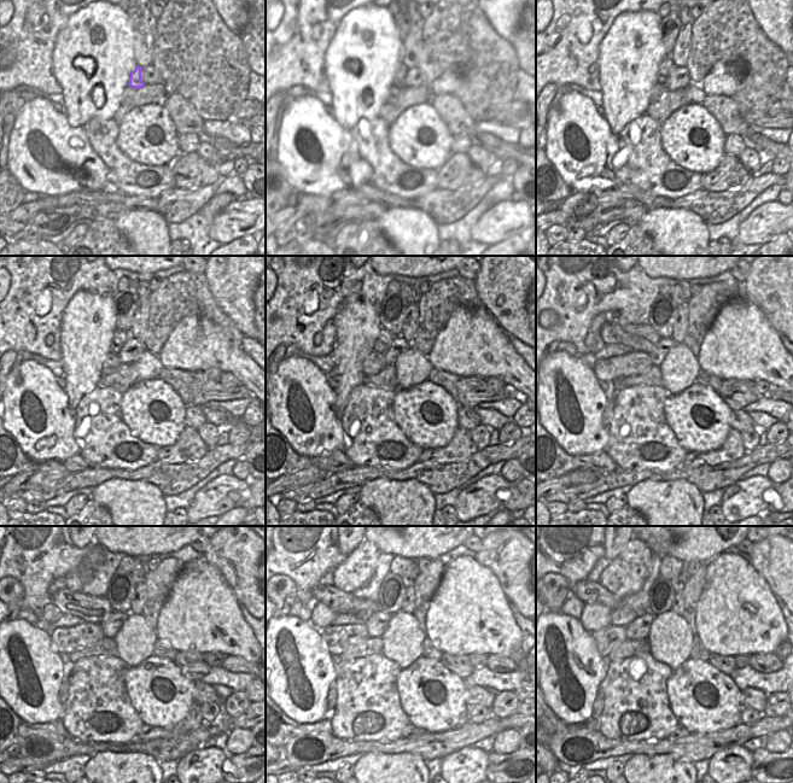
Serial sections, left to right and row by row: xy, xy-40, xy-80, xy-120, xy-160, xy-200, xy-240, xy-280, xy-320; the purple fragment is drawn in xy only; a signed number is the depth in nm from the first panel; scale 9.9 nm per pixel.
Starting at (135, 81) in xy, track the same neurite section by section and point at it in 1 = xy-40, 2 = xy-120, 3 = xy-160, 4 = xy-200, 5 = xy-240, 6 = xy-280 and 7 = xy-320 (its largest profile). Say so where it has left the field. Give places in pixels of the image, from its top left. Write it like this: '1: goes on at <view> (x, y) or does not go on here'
1: goes on at xy-40 (401, 71)
2: goes on at xy-120 (120, 337)
3: goes on at xy-160 (384, 339)
4: goes on at xy-200 (643, 338)
5: goes on at xy-240 (93, 609)
6: goes on at xy-280 (340, 602)
7: goes on at xy-320 (589, 592)

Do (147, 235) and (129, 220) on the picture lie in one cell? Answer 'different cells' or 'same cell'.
same cell

